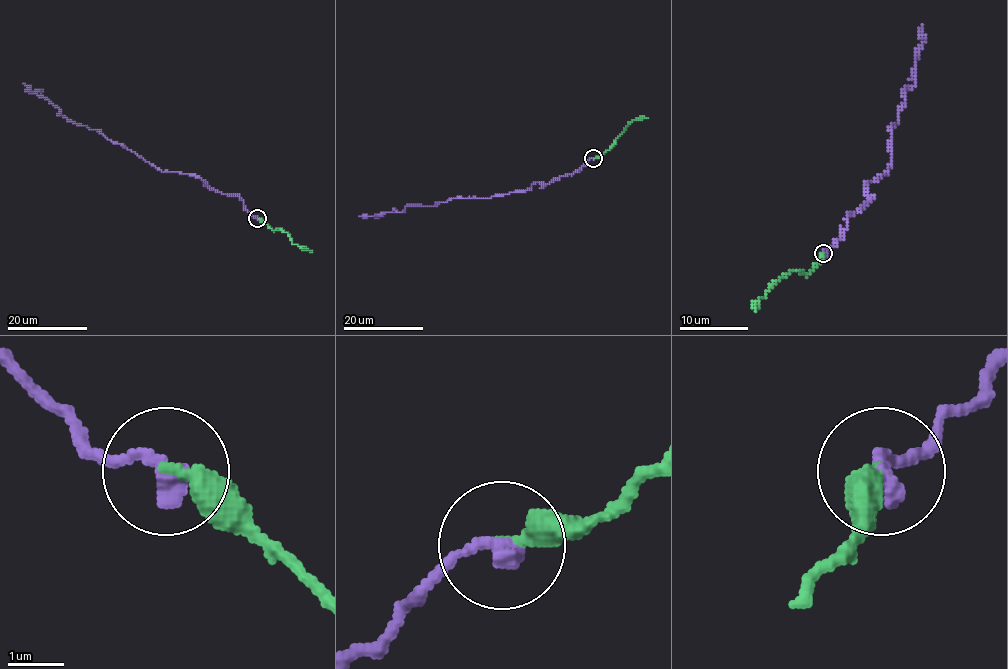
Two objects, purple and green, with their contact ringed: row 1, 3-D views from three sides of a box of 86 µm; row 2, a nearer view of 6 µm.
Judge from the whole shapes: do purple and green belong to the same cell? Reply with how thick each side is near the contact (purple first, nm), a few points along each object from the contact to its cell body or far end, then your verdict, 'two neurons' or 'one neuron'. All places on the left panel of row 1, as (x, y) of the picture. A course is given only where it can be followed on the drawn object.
380 nm thick on the purple side, 320 nm on the other; purple runs (257, 217), (244, 208), (238, 195), (217, 192), (196, 175), (161, 171), (97, 130), (71, 122), (23, 83); green runs (257, 217), (273, 229), (284, 230), (293, 244), (305, 247), (311, 253); one neuron

